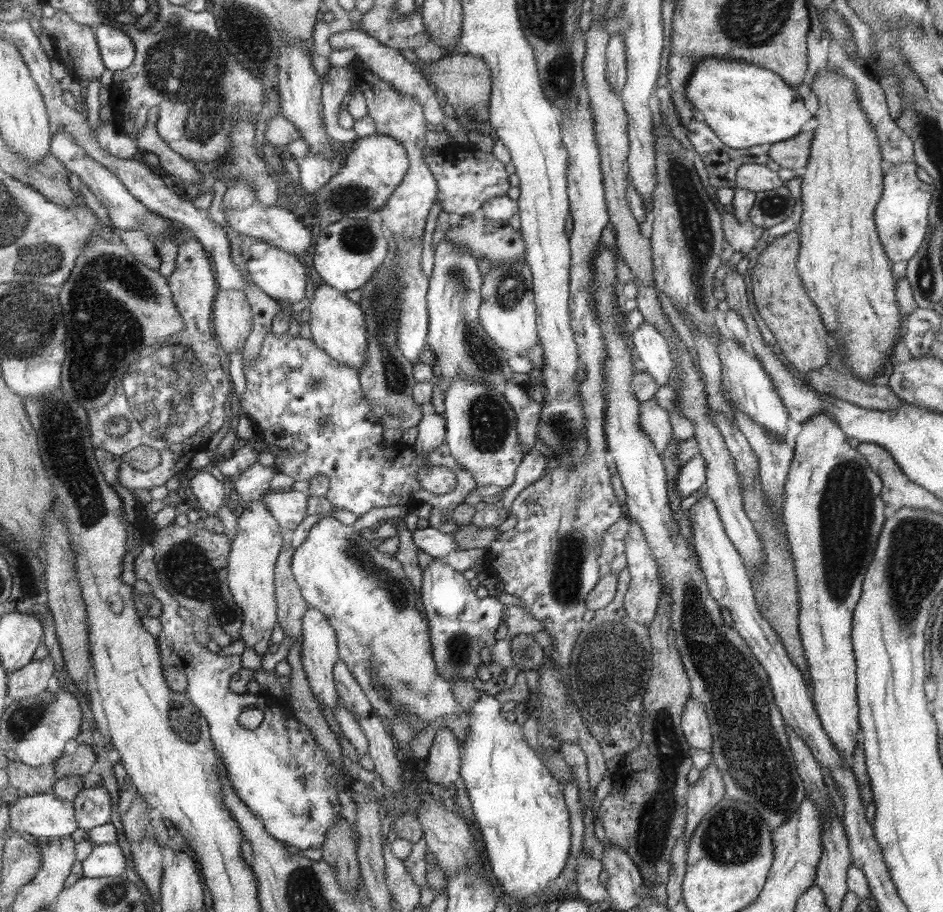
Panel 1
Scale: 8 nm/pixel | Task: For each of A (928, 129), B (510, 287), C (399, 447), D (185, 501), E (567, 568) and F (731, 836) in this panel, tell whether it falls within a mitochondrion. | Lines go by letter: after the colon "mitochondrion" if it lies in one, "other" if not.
A: mitochondrion
B: mitochondrion
C: other
D: other
E: mitochondrion
F: mitochondrion

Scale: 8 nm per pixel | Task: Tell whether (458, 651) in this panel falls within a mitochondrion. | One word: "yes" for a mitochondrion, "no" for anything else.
yes

